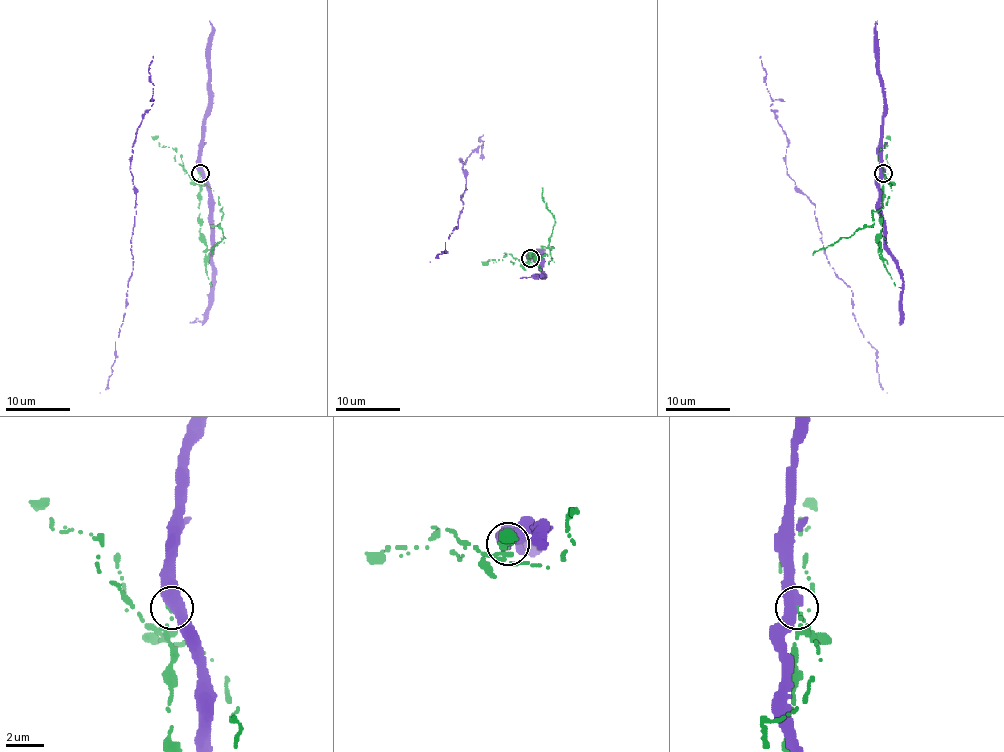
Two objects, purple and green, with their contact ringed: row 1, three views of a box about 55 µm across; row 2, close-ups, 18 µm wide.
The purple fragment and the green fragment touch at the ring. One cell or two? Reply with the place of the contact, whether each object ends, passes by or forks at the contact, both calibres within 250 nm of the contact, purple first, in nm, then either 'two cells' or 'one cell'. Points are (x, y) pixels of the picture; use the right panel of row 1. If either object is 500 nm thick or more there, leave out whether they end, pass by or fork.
place (883, 173); calibres 550 and 200 nm; two cells

